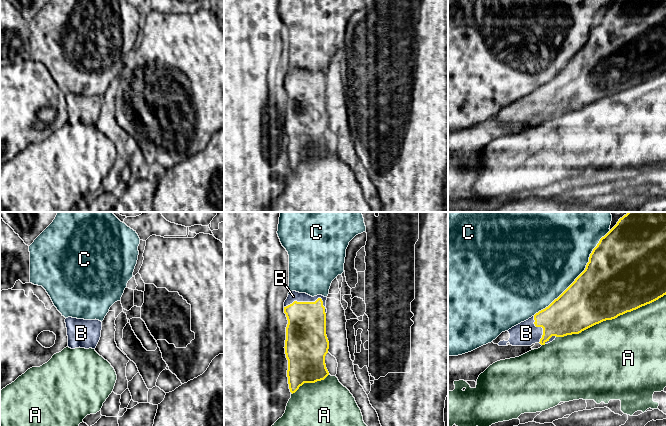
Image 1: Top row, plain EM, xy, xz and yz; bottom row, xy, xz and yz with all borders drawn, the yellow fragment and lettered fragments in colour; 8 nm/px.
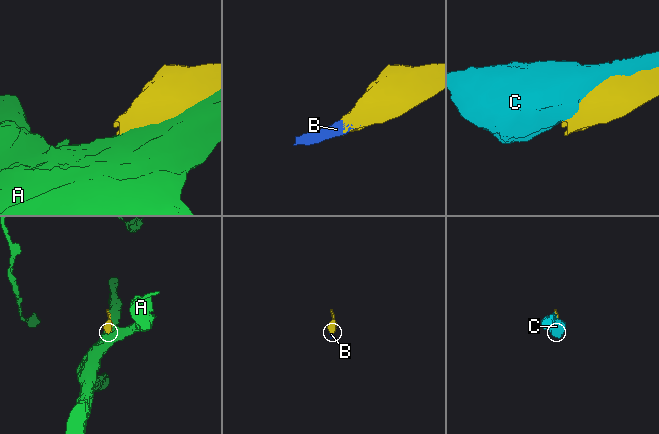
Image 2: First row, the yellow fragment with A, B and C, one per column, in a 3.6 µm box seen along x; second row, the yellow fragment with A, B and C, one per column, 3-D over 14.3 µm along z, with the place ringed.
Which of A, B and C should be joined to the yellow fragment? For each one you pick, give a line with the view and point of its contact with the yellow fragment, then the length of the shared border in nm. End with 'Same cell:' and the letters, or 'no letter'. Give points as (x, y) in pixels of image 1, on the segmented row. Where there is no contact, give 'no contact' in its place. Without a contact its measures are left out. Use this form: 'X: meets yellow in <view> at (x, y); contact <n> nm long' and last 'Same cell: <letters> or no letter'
B: meets yellow in xz at (310, 302); contact 340 nm long
Same cell: B

